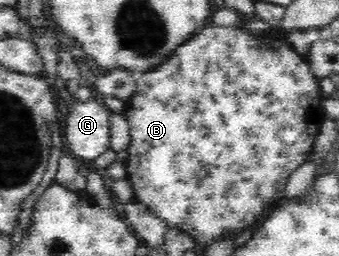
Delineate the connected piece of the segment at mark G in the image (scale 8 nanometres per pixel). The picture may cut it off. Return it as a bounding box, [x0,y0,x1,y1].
[63,100,111,160]

